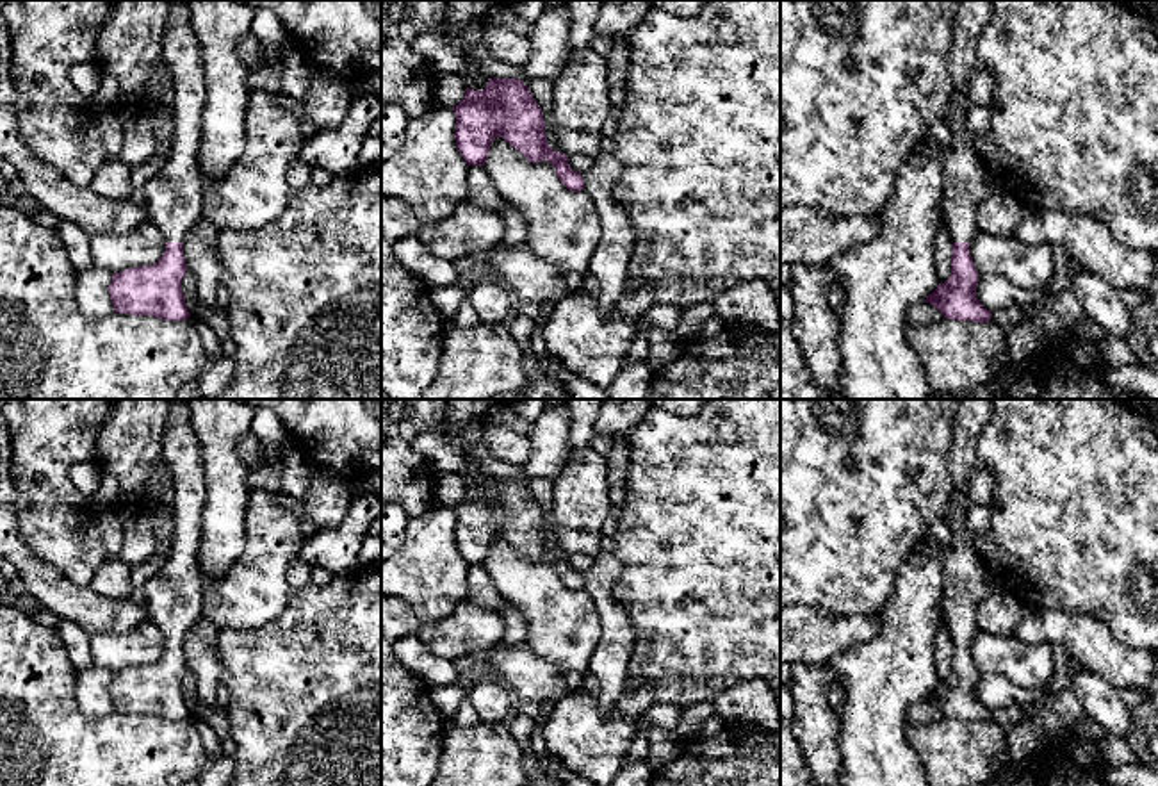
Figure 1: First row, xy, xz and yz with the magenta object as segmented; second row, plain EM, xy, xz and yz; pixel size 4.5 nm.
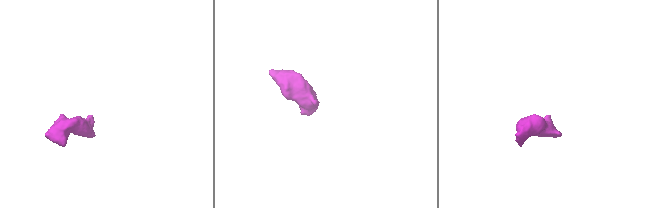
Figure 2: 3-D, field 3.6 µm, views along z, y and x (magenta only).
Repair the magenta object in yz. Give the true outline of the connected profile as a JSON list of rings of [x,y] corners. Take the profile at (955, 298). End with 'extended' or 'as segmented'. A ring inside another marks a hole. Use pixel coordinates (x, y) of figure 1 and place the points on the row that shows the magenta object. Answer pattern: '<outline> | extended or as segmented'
[[[960,0],[953,25],[951,77],[953,94],[946,121],[953,146],[944,160],[942,212],[951,235],[951,276],[926,296],[944,319],[989,323],[992,312],[976,298],[978,271],[969,253],[975,239],[976,207],[992,191],[992,182],[975,150],[966,127],[971,111],[966,98],[966,82],[980,66],[976,41],[989,25],[992,0]]] | extended

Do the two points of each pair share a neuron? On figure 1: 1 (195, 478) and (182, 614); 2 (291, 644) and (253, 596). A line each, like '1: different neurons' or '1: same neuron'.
1: same neuron
2: different neurons

